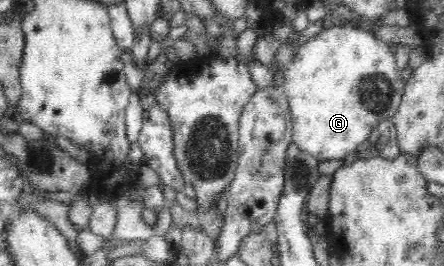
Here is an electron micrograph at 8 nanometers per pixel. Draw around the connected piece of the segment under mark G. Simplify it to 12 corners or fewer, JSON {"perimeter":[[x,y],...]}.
{"perimeter":[[350,23],[283,77],[289,139],[343,159],[394,117],[394,46]]}

